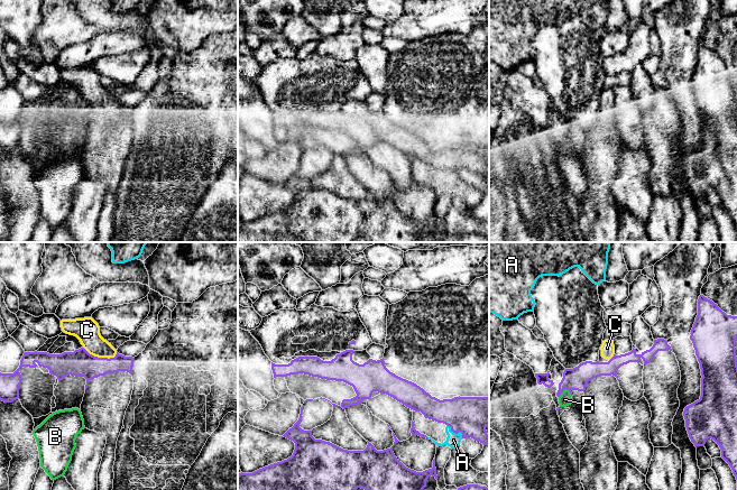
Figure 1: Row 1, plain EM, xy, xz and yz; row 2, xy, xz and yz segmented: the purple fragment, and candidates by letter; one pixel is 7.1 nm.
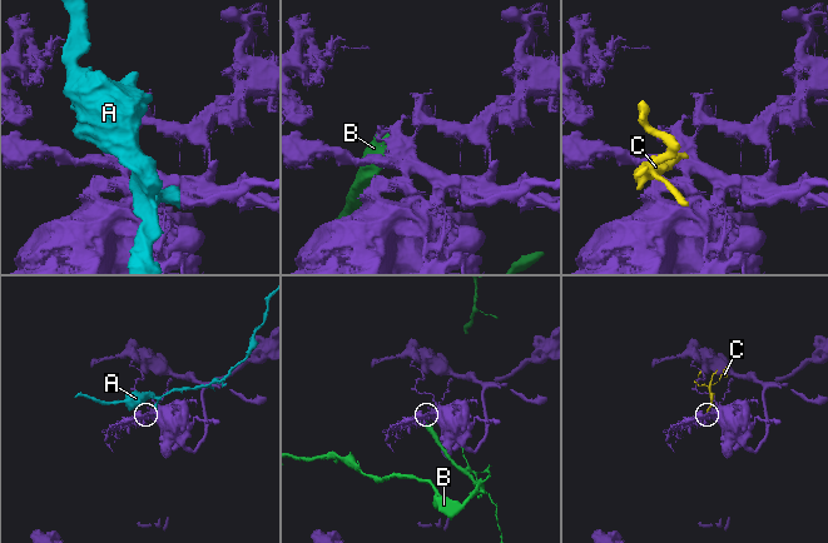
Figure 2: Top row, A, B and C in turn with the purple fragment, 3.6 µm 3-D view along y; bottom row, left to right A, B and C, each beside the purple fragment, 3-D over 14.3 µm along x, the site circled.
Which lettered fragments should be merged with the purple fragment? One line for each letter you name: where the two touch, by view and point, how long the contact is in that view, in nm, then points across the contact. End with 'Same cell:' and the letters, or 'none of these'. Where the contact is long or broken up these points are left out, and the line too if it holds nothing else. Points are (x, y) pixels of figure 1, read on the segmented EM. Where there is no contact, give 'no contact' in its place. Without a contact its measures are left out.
Same cell: none of these

